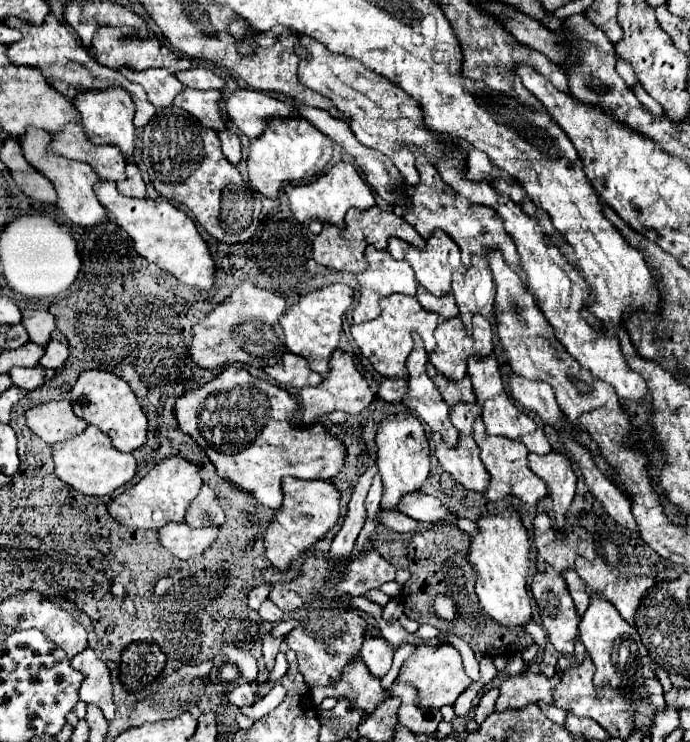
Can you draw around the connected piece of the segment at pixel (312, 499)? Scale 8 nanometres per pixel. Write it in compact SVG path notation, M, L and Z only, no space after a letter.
M294 477L282 479L282 491L284 491L284 503L274 513L274 517L268 523L268 529L262 535L262 541L266 545L266 559L286 571L292 563L292 559L312 547L318 539L322 539L338 521L340 517L340 493L330 481L302 481Z

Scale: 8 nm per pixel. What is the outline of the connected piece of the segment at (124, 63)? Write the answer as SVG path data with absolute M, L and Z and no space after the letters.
M98 29L98 33L92 39L92 47L98 51L96 61L104 67L110 69L134 69L134 71L144 71L150 67L162 67L168 69L170 73L182 71L182 69L190 69L192 61L174 53L172 49L168 49L166 45L162 45L162 41L156 37L156 33L150 31L150 41L122 41L122 31L120 29Z

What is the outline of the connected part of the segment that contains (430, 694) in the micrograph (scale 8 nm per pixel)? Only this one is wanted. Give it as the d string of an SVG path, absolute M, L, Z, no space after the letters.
M416 645L414 653L404 661L398 681L416 687L420 695L420 707L434 707L434 709L440 709L444 705L454 705L458 695L464 689L468 689L468 685L472 683L472 679L464 673L458 649L452 645L442 645L442 647Z

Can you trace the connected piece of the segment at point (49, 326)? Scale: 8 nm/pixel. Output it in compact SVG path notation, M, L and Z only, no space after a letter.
M24 309L22 325L28 331L30 341L42 347L50 341L50 333L56 329L54 317L48 311L40 311L40 309Z

